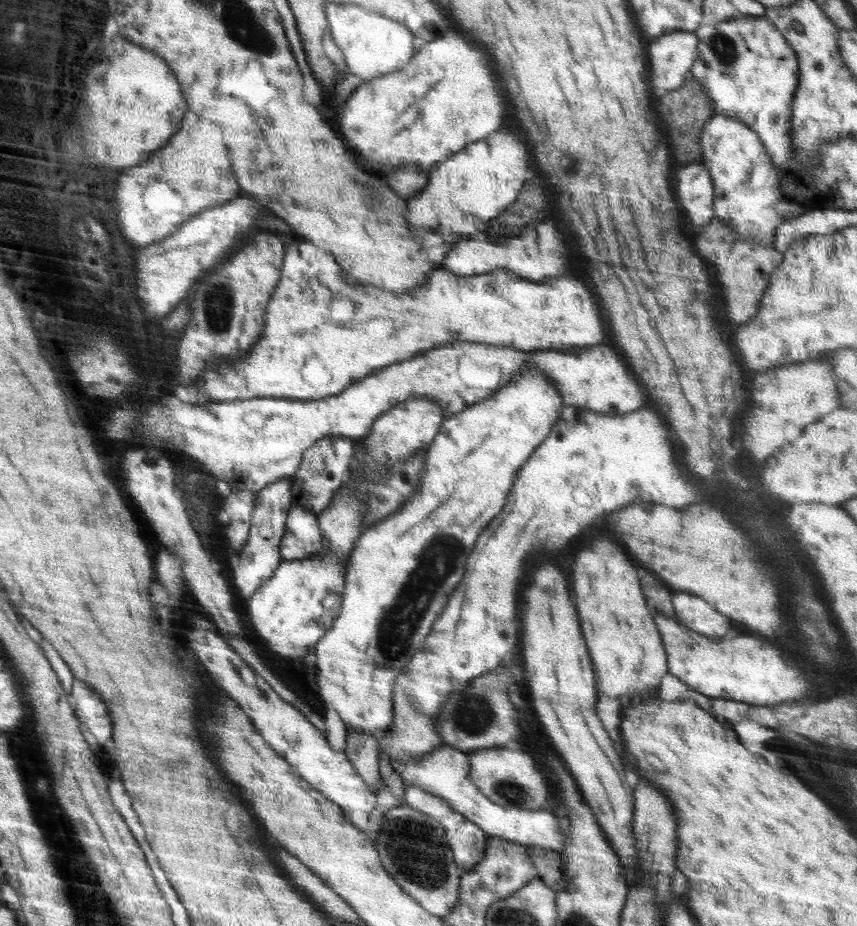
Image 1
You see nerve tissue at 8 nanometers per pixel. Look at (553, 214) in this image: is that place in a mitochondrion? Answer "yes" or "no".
no

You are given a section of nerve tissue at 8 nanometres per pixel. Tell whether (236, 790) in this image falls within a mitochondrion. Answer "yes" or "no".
no

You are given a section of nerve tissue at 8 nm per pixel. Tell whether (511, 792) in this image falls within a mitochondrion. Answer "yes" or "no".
yes

